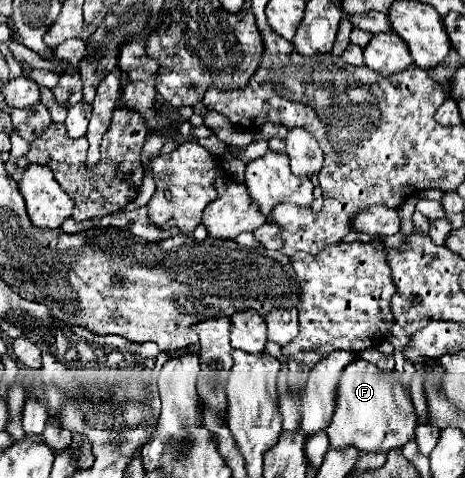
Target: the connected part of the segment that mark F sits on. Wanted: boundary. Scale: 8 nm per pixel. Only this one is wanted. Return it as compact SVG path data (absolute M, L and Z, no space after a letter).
M357 359L349 363L341 375L337 387L337 405L329 427L323 431L329 437L331 447L353 445L359 451L371 453L373 449L399 449L415 437L417 417L411 399L403 391L401 383L393 377L381 373L375 365Z

